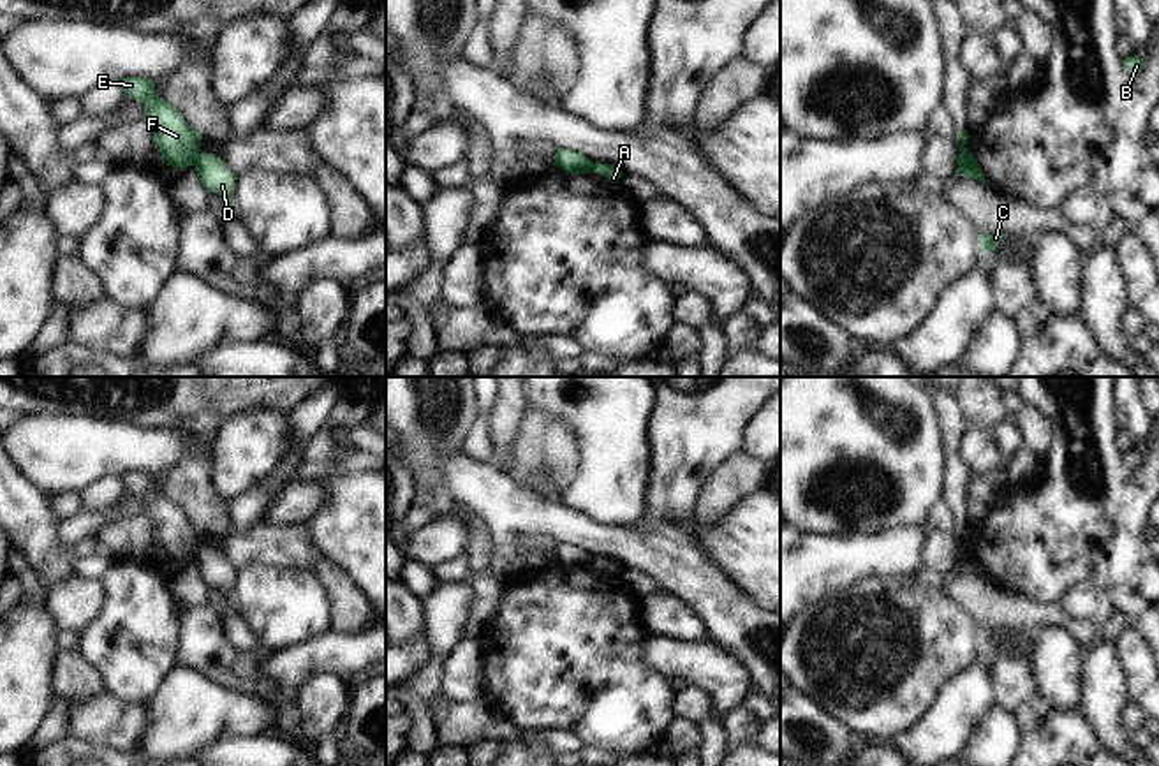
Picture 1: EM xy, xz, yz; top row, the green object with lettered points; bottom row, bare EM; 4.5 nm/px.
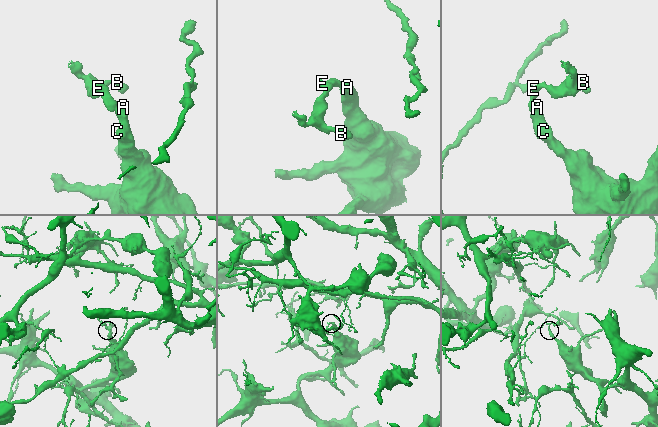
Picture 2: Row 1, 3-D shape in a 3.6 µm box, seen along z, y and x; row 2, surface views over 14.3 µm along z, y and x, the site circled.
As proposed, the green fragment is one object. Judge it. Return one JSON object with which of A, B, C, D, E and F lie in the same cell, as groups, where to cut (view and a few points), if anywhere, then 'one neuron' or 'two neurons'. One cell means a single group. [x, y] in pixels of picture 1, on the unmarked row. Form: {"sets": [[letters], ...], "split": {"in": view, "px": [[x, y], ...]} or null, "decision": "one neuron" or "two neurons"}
{"sets": [["A", "C", "D"], ["B", "E", "F"]], "split": {"in": "xy", "px": [[198, 546], [191, 559]]}, "decision": "two neurons"}

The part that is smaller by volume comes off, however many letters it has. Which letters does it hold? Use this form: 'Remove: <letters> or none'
Remove: B, E, F

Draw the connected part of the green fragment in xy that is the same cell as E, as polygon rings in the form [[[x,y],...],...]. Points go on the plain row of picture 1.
[[[125,472],[120,481],[127,491],[144,498],[144,514],[155,523],[155,539],[167,560],[176,563],[192,560],[192,553],[199,548],[201,527],[185,516],[176,500],[155,488],[155,475]]]

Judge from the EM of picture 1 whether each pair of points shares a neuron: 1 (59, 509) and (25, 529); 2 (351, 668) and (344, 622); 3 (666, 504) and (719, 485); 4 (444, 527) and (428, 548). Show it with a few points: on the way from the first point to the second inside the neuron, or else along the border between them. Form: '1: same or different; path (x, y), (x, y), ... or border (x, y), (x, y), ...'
1: different; border (48, 497), (48, 508), (59, 520)
2: different; border (367, 626), (358, 633), (330, 631)
3: different; border (724, 458), (703, 483), (691, 515)
4: same; path (444, 532), (434, 543)

